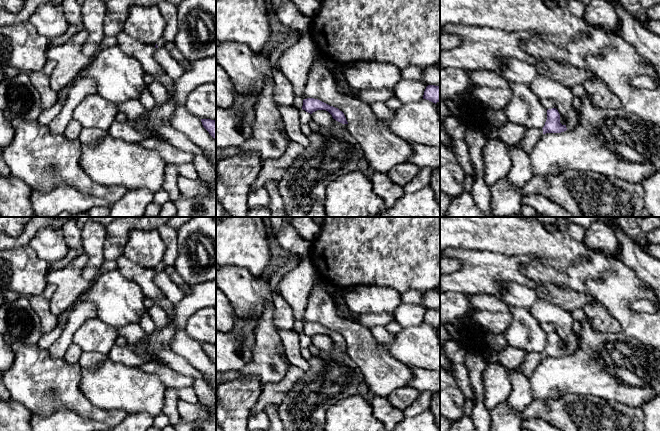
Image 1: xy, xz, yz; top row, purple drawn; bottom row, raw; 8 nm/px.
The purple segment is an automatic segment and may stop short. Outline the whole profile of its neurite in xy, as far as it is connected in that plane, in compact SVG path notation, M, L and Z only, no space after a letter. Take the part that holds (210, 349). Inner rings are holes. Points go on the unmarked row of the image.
M201 343L201 346L202 346L203 351L216 364L216 344Z

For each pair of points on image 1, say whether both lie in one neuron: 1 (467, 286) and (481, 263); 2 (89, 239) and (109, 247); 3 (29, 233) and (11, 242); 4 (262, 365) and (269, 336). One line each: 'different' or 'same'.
1: same
2: different
3: same
4: same

